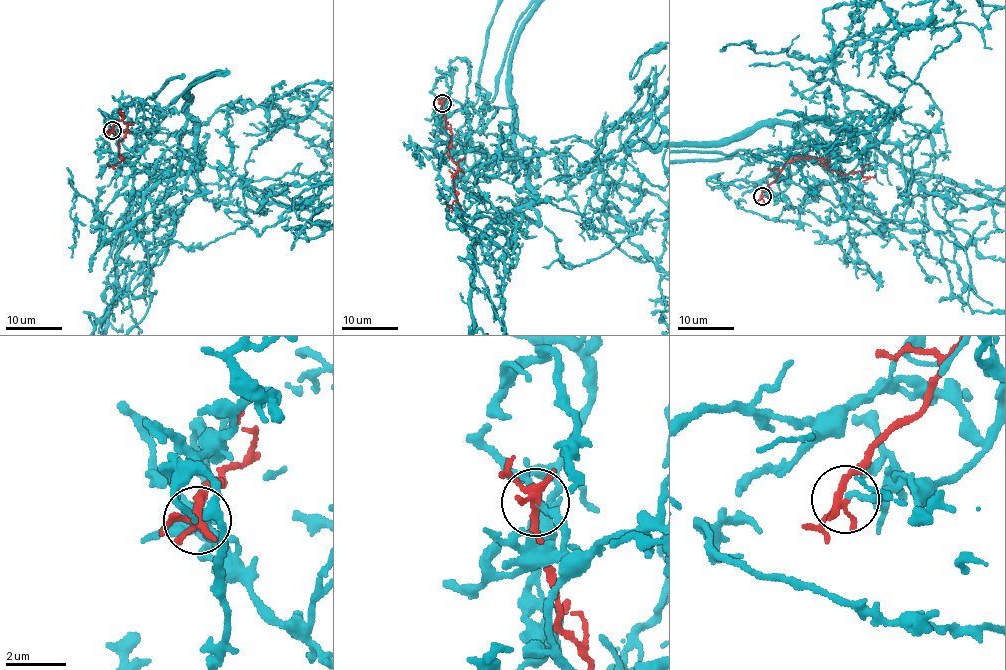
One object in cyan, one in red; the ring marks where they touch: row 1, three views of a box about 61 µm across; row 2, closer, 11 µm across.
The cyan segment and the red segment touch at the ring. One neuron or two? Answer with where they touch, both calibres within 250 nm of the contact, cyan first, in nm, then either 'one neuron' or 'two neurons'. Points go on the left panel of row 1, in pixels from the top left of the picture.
(112, 130) | 190/220 nm | two neurons

